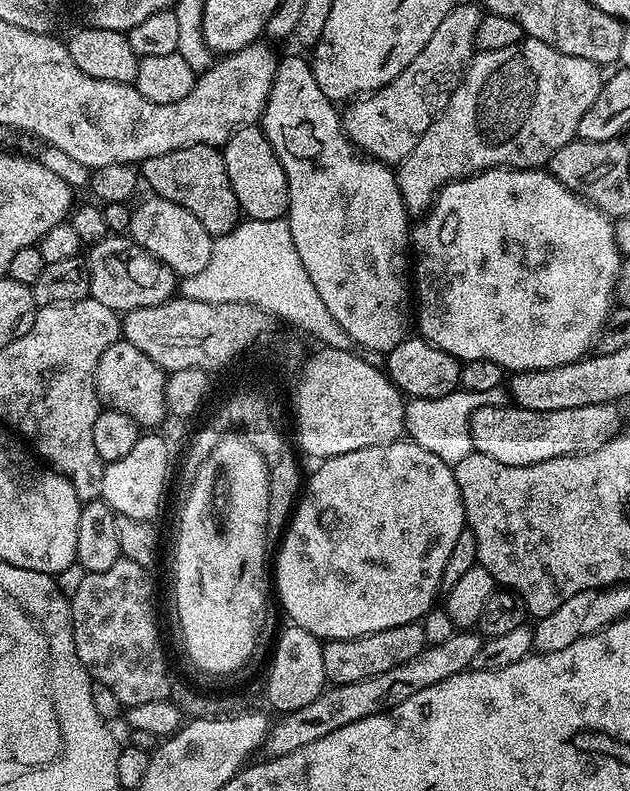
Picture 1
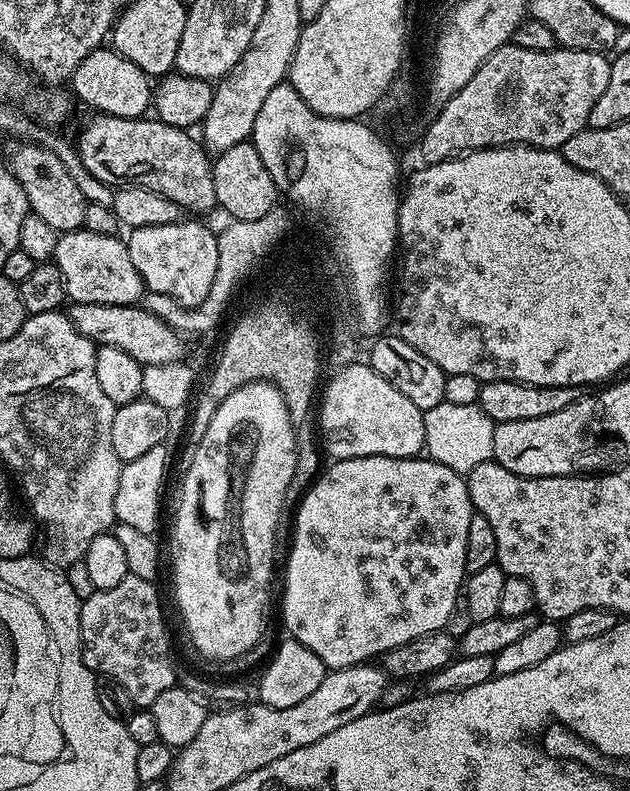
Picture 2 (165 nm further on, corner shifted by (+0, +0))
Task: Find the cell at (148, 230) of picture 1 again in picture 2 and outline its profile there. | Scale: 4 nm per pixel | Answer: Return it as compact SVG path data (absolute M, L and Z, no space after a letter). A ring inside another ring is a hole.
M187 216L181 217L182 220L172 219L131 225L127 229L128 236L126 232L126 243L130 258L134 258L134 262L142 268L149 285L155 291L171 293L177 298L192 302L204 297L214 282L218 267L217 233L211 232L208 229L211 227L202 220Z

